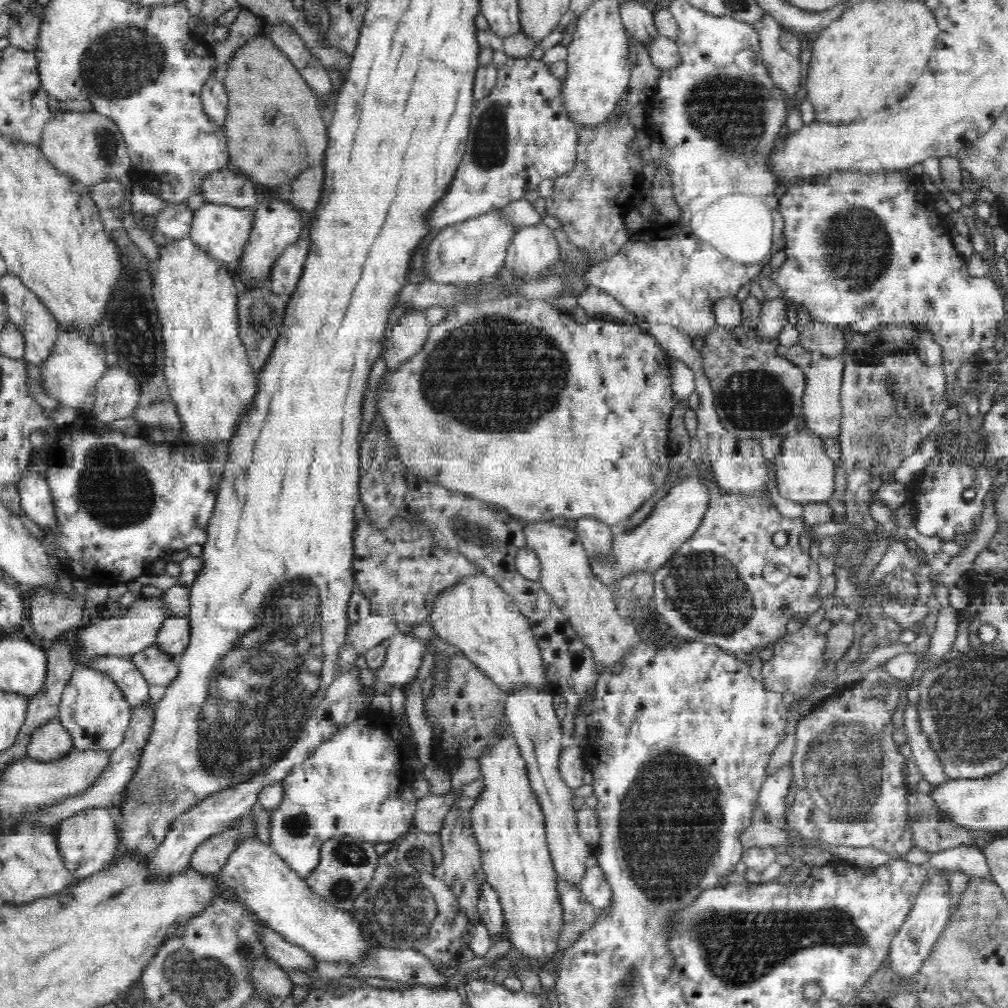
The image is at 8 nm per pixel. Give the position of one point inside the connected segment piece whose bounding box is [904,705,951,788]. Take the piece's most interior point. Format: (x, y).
(932, 769)

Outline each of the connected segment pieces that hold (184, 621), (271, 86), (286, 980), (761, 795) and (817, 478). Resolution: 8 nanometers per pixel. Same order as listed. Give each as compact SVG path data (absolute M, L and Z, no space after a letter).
M171 615L164 622L156 643L164 651L178 655L188 648L191 631L192 623L190 623L190 615Z
M256 34L235 48L227 64L224 81L230 98L225 106L222 125L228 137L231 167L254 182L280 186L293 181L304 169L322 162L328 143L326 124L320 115L321 99L310 82L300 74L294 61L266 34Z
M257 962L253 967L253 985L264 1000L278 998L286 1000L292 995L294 982L276 962Z
M793 759L784 762L780 768L776 768L772 774L762 781L761 789L757 792L756 800L760 807L770 815L770 821L783 828L787 828L785 814L785 800L790 792L790 786L795 781L793 771Z
M810 431L795 432L782 439L781 456L773 460L776 464L776 482L782 497L794 503L818 503L832 499L836 492L834 470L837 463L826 454L824 439Z

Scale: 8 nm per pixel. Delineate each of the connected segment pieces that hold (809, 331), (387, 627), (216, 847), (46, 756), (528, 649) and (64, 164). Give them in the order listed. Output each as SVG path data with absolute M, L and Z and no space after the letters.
M798 306L794 326L799 332L798 342L817 355L838 356L846 349L844 326L816 320L804 306Z
M372 613L368 618L360 620L349 631L350 648L340 652L339 667L355 661L358 654L369 648L380 645L382 640L391 638L398 632L398 621L390 613Z
M249 813L223 832L210 836L193 852L189 865L205 874L219 874L238 848L258 840L258 818Z
M58 716L36 728L26 747L27 758L42 763L62 760L75 750L74 737Z
M470 573L442 587L432 599L426 620L440 639L460 649L506 692L520 683L545 686L540 651L526 615L490 575Z
M92 110L56 111L42 129L41 152L54 168L79 184L90 186L129 174L131 160L124 135L114 119Z

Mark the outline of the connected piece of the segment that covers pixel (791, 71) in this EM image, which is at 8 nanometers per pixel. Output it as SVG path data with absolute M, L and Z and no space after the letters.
M767 17L758 25L760 41L762 41L762 55L764 64L773 80L773 85L781 91L781 94L789 103L794 102L794 96L802 88L802 66L800 59L790 56L779 45L779 36L782 26L773 17Z

